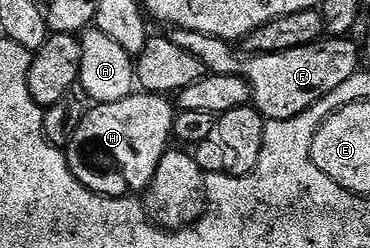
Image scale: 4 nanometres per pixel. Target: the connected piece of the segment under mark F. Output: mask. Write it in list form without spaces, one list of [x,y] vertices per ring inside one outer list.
[[[173,27],[168,34],[176,48],[184,48],[184,52],[192,52],[196,60],[206,66],[210,74],[236,74],[245,78],[250,85],[252,105],[263,118],[275,122],[295,118],[312,104],[316,104],[328,92],[340,88],[344,71],[342,71],[343,39],[327,37],[314,41],[310,45],[294,47],[278,53],[255,53],[242,63],[242,58],[233,50],[231,43],[224,38],[213,38],[200,32]]]

